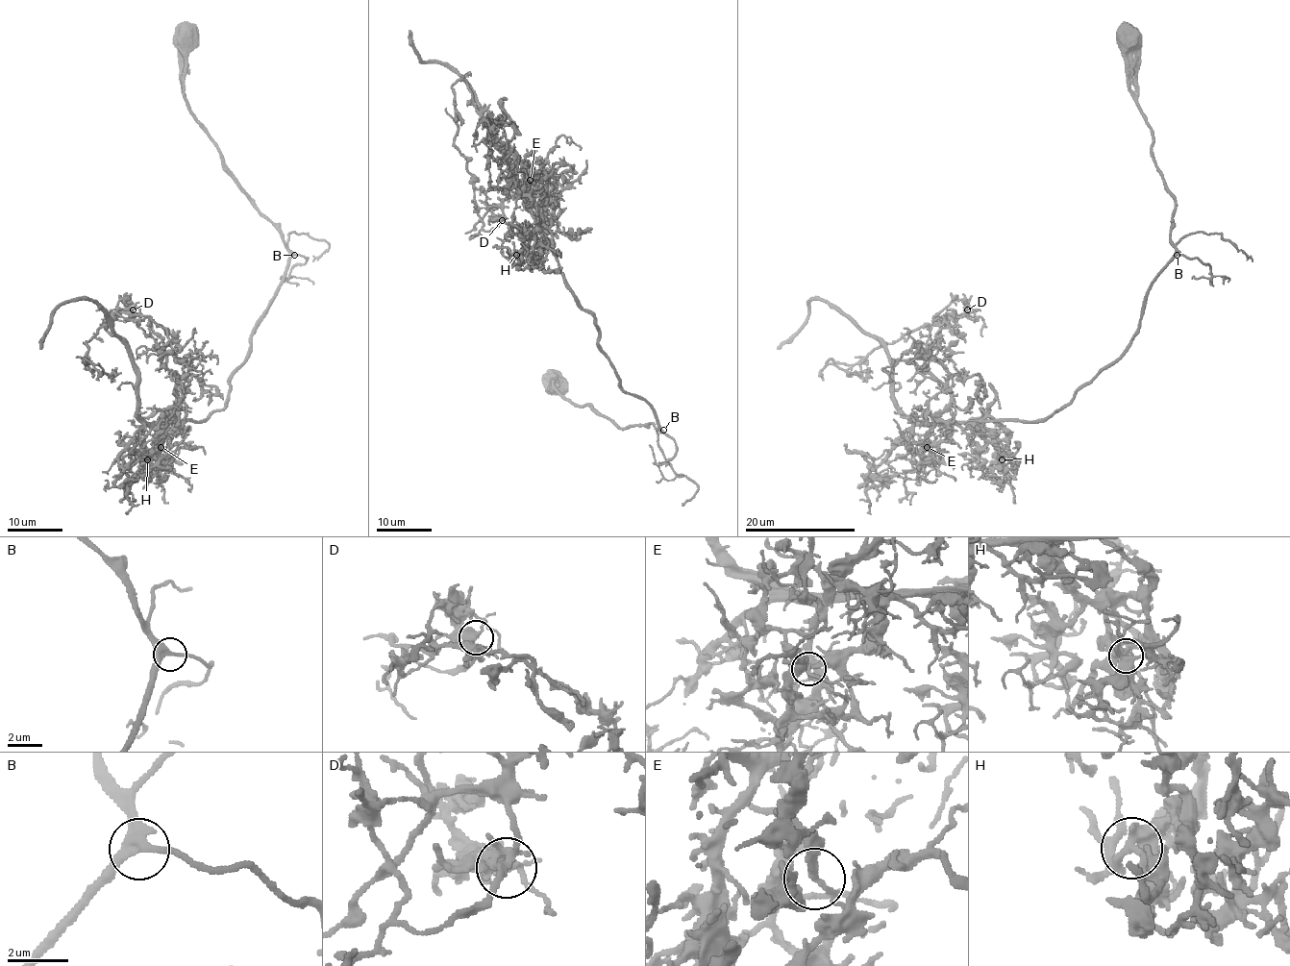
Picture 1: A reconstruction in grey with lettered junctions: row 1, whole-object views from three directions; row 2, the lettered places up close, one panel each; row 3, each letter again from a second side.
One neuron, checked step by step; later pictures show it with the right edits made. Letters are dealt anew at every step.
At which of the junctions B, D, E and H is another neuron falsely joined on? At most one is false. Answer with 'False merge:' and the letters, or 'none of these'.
False merge: D

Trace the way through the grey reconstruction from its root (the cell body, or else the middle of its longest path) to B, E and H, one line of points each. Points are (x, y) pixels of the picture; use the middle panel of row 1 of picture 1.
B: (556, 380), (558, 377), (554, 381), (554, 386), (568, 401), (589, 406), (618, 428), (652, 423), (663, 430)
E: (556, 380), (568, 401), (618, 428), (658, 426), (620, 387), (520, 188), (530, 180)
H: (556, 380), (568, 401), (618, 428), (658, 426), (620, 387), (551, 243), (534, 233), (516, 255)

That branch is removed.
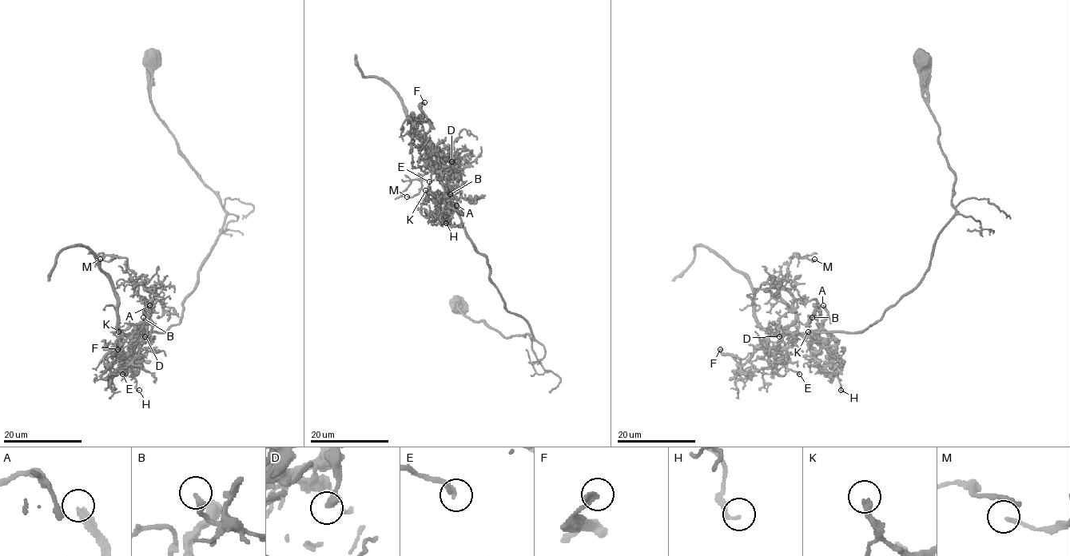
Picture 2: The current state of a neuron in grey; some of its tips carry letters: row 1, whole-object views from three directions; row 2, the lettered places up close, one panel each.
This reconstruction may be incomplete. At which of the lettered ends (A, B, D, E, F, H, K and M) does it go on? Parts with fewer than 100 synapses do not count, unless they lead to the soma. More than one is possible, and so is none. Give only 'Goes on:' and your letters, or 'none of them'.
Goes on: A

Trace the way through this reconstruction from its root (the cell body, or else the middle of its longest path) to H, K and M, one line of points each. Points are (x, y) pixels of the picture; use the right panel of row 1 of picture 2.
H: (920, 60), (921, 97), (955, 175), (956, 211), (924, 279), (879, 319), (855, 332), (816, 332), (841, 390)
K: (920, 60), (921, 97), (955, 175), (953, 217), (924, 279), (873, 324), (808, 331)
M: (920, 60), (955, 175), (929, 268), (867, 328), (804, 338), (779, 281), (789, 258), (814, 259)

